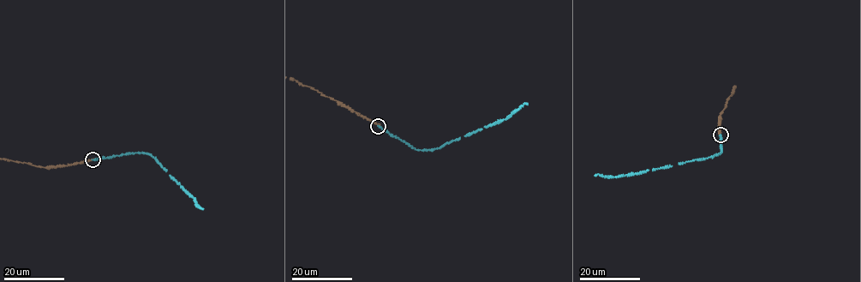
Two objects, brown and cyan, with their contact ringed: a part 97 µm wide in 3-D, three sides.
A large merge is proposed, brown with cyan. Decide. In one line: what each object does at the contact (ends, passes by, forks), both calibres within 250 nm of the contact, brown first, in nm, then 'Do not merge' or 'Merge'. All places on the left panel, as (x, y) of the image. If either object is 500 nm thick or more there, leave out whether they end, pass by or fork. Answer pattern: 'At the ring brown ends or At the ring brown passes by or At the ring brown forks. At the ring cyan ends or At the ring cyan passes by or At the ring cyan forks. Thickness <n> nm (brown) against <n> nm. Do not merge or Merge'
At the ring brown ends. At the ring cyan ends. Thickness 220 nm (brown) against 220 nm. Do not merge

